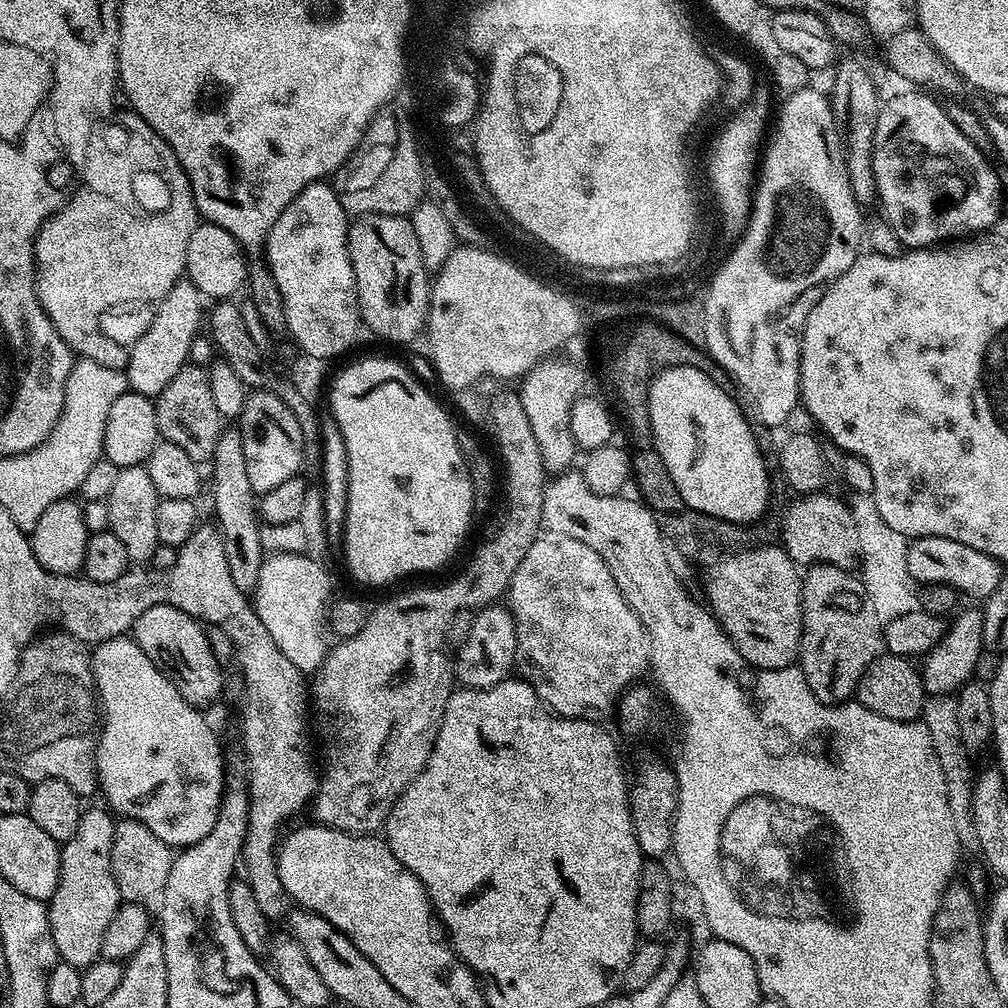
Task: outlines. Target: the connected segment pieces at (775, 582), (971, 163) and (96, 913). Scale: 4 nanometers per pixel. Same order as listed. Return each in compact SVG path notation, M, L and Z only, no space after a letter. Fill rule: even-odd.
M775 546L764 551L749 552L748 555L736 557L732 563L724 564L724 567L712 572L711 579L702 582L702 589L708 595L707 607L746 663L753 668L791 668L800 655L800 631L804 625L801 583L801 569L788 557L783 547Z
M920 90L910 91L914 92L885 99L876 113L872 162L878 204L884 207L883 219L894 230L901 245L909 249L987 233L991 229L988 227L999 218L1000 207L1004 204L1004 192L989 157L980 152L954 122L950 122L943 107L939 103L936 105L931 95Z
M107 807L81 811L78 830L60 849L58 886L47 901L50 934L54 934L57 957L81 970L101 959L102 934L122 903L112 873L112 847L116 820Z

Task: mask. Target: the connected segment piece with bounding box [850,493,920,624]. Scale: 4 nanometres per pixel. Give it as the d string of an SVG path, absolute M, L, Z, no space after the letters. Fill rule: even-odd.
M857 493L851 497L850 507L858 531L859 573L875 616L882 624L893 621L899 615L917 612L920 608L918 582L910 574L908 566L908 538L891 530L878 512L877 502L869 493Z

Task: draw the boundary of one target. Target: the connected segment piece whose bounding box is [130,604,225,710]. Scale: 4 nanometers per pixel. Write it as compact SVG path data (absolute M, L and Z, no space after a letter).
M150 606L150 610L146 610L138 622L134 622L130 636L144 651L146 658L158 666L163 676L174 682L178 694L182 694L186 702L204 710L207 709L207 704L221 699L225 673L214 658L214 650L210 650L208 634L201 621L174 606Z

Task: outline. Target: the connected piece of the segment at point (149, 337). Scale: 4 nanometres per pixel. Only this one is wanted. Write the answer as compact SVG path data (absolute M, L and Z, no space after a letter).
M182 278L154 309L149 329L130 347L126 369L129 389L153 398L166 390L170 378L174 378L174 374L178 374L178 370L182 370L189 363L190 346L201 331L206 304L191 280Z

